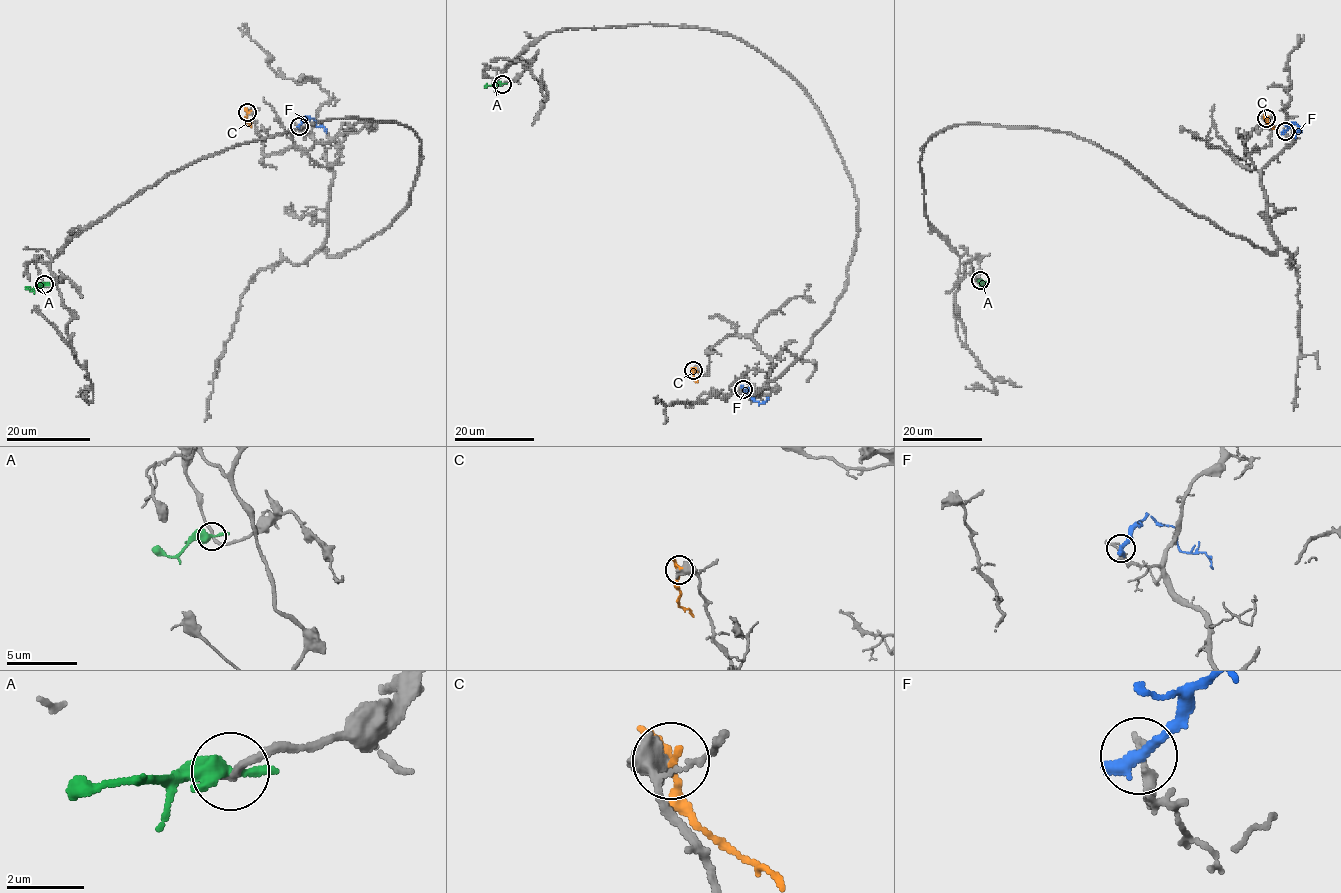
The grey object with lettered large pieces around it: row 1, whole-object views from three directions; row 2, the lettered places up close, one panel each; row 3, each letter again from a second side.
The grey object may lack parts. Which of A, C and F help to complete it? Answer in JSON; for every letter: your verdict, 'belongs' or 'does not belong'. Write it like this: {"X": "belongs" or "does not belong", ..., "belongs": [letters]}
{"A": "does not belong", "C": "does not belong", "F": "does not belong", "belongs": []}

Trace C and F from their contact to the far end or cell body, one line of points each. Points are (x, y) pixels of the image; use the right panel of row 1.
C: (1266, 118), (1278, 132)
F: (1285, 132), (1293, 123), (1298, 125), (1301, 132), (1296, 138)

